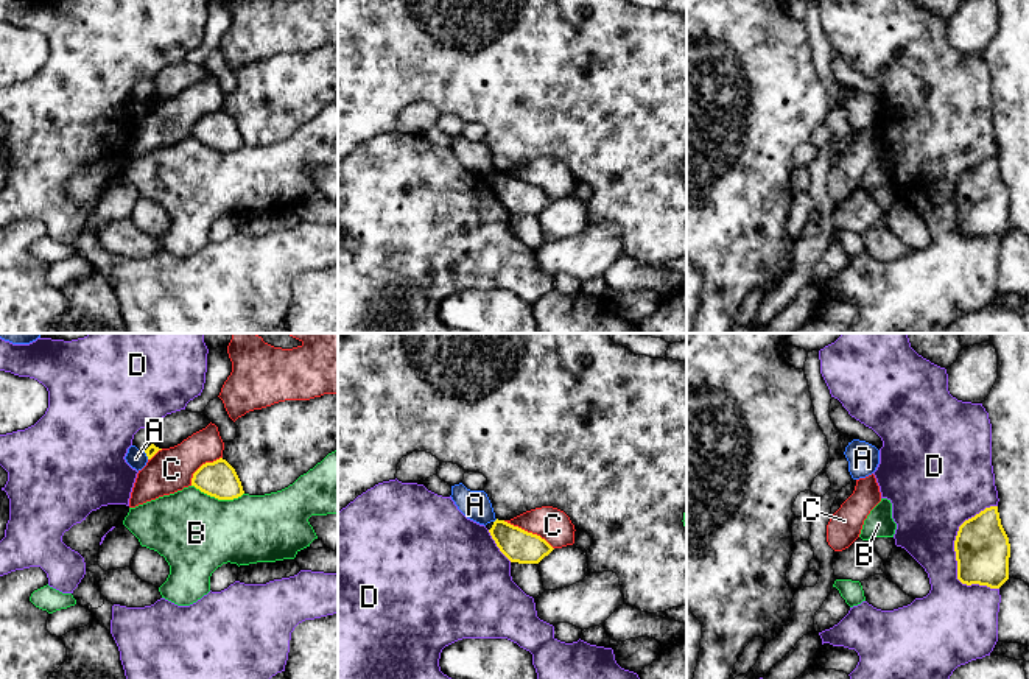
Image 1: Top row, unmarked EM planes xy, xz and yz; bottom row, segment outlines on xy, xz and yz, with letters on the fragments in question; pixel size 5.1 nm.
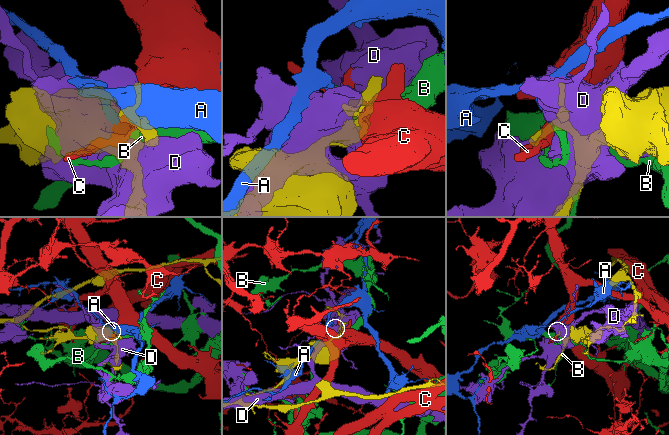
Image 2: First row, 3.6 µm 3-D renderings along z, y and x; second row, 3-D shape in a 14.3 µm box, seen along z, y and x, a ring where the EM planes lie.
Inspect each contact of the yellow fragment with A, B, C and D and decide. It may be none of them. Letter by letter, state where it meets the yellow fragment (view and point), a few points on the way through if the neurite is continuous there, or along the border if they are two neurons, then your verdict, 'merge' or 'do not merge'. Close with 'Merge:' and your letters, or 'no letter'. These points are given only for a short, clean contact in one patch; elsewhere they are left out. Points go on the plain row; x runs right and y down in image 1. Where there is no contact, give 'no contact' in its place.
A: meets yellow in xz at (495, 172); border along xz (497, 170), (494, 173); do not merge
B: meets yellow in xy at (218, 150); do not merge
C: meets yellow in xz at (526, 182); do not merge
D: meets yellow in yz at (956, 189); do not merge
Merge: no letter

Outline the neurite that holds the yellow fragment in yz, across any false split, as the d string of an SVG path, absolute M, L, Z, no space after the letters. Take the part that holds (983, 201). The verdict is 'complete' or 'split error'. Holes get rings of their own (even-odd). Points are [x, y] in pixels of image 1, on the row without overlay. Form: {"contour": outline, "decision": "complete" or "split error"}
{"contour": "M998 157L965 171L954 192L957 230L999 240L1009 230L1010 195Z", "decision": "complete"}

